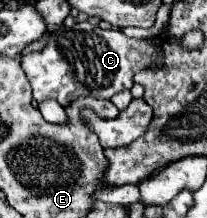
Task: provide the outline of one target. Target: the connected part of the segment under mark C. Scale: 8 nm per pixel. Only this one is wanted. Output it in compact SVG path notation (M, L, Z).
M75 22L71 28L57 28L49 34L43 52L21 56L21 66L31 82L33 98L37 102L55 98L61 106L69 106L81 96L105 98L121 90L131 90L133 76L141 70L159 68L163 60L161 40L155 38L127 38L121 30L101 30L91 22Z

